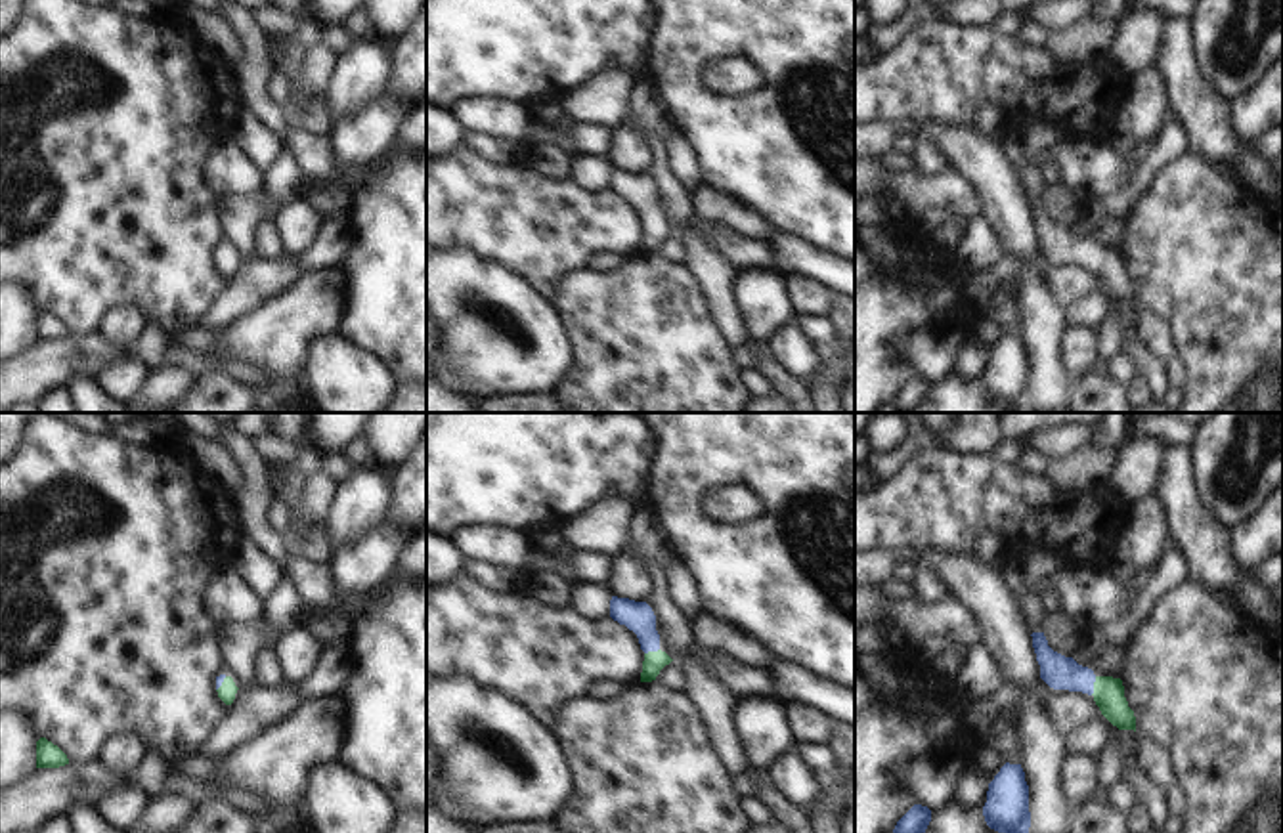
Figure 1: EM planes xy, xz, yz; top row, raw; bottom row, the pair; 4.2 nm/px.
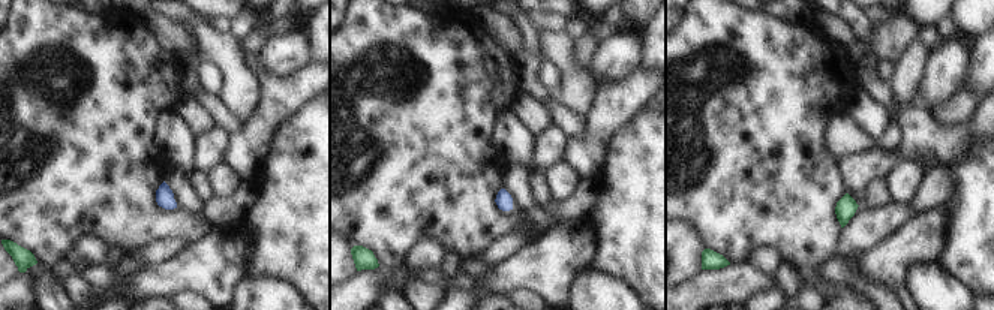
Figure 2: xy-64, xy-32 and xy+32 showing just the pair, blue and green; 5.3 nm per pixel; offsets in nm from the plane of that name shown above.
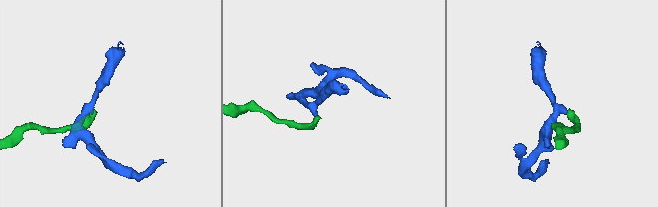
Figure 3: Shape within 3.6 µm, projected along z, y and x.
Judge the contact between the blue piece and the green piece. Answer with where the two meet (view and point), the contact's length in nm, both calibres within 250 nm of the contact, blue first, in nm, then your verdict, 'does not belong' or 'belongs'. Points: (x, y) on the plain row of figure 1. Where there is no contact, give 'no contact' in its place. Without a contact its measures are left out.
meets blue in yz at (1092, 258); contact 80 nm long; 140 nm thick on the blue side, 130 nm on the other; belongs

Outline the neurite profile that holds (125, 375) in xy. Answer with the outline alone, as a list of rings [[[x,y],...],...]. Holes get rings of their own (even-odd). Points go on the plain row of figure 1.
[[[132,355],[101,369],[96,376],[96,382],[101,388],[124,397],[145,382],[147,371],[149,369],[138,357]]]

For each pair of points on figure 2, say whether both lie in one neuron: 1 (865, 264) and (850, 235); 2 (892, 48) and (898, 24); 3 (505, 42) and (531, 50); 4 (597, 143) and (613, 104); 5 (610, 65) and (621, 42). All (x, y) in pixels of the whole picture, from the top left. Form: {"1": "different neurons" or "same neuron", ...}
{"1": "different neurons", "2": "same neuron", "3": "different neurons", "4": "same neuron", "5": "same neuron"}

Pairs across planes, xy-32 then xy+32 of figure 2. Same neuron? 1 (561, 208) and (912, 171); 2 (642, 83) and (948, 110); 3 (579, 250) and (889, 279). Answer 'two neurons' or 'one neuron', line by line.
1: two neurons
2: one neuron
3: one neuron

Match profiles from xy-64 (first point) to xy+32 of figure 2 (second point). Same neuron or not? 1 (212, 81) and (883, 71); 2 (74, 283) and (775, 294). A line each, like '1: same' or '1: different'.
1: same
2: same

